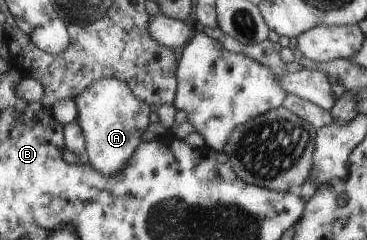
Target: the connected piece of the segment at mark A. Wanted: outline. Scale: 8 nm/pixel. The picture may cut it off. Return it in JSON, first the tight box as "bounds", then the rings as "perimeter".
{"bounds":[76,78,151,176],"perimeter":[[[119,78],[97,80],[79,94],[76,99],[79,106],[77,121],[81,124],[87,140],[89,164],[105,176],[115,176],[125,170],[143,144],[141,136],[151,124],[149,102],[139,98],[129,84]]]}

